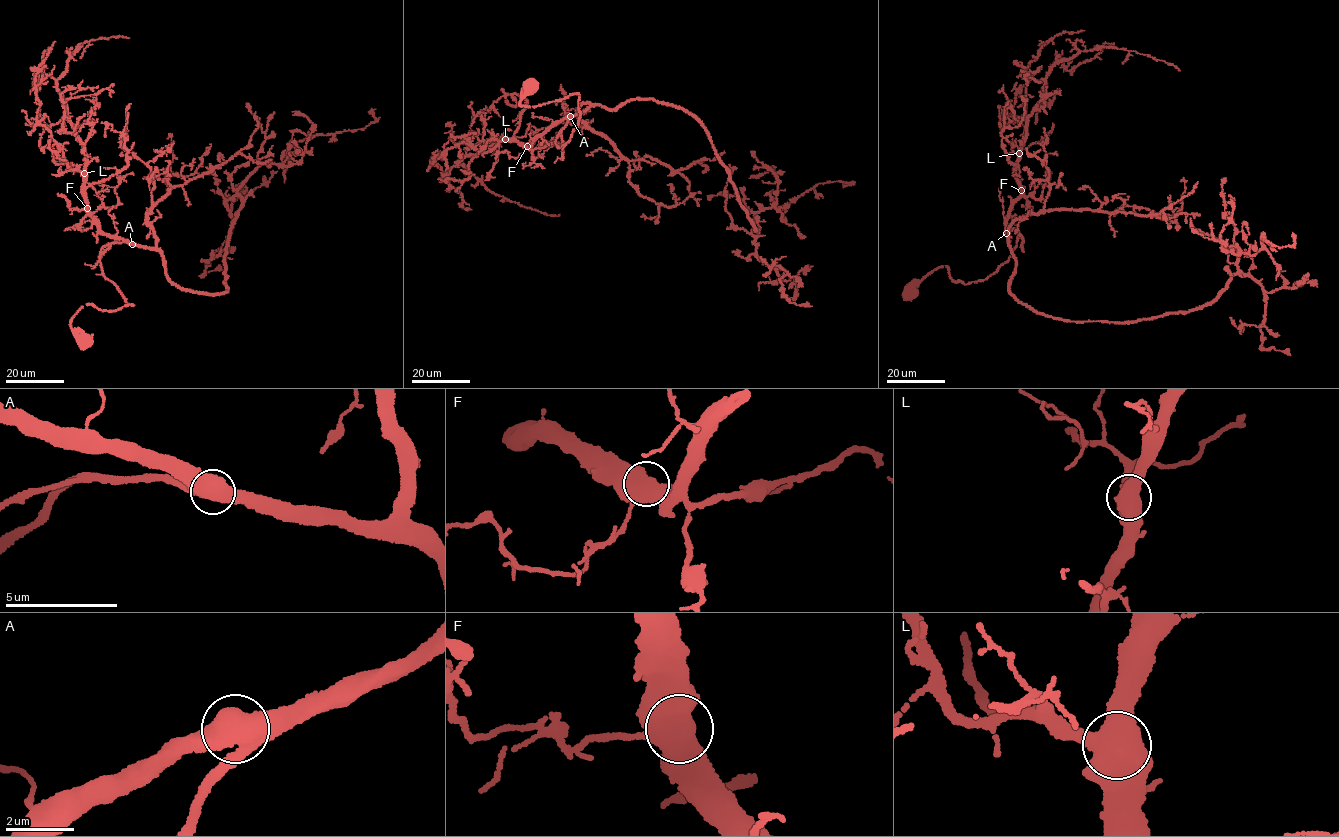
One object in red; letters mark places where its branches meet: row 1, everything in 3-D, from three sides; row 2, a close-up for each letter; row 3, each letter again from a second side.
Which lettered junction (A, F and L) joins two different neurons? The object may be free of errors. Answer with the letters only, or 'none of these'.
none of these

